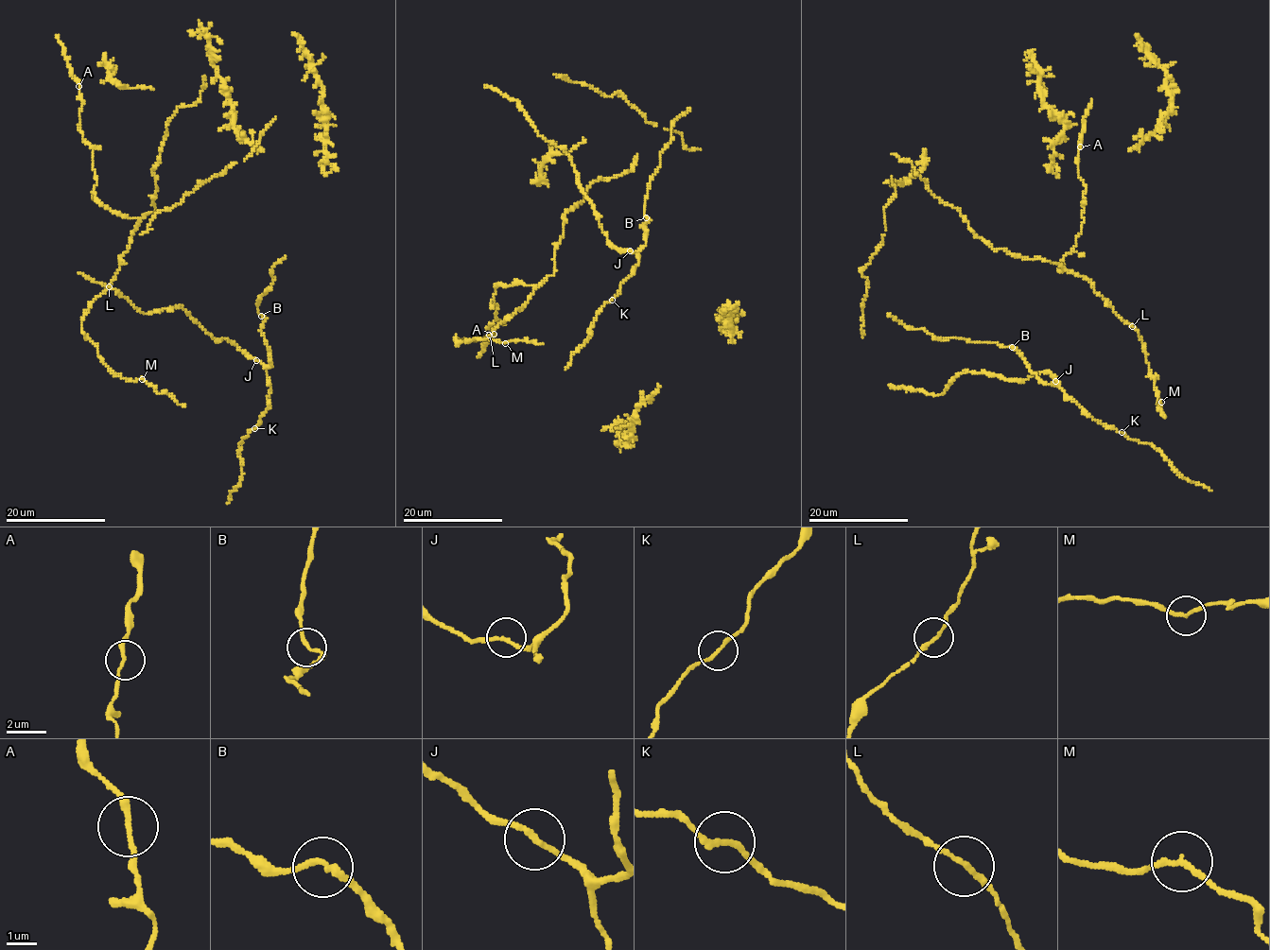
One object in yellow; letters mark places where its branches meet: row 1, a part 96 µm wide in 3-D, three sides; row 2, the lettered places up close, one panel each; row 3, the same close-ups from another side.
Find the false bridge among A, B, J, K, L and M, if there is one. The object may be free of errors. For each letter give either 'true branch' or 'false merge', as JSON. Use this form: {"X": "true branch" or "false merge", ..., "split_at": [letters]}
{"A": "true branch", "B": "true branch", "J": "true branch", "K": "true branch", "L": "true branch", "M": "false merge", "split_at": ["M"]}

